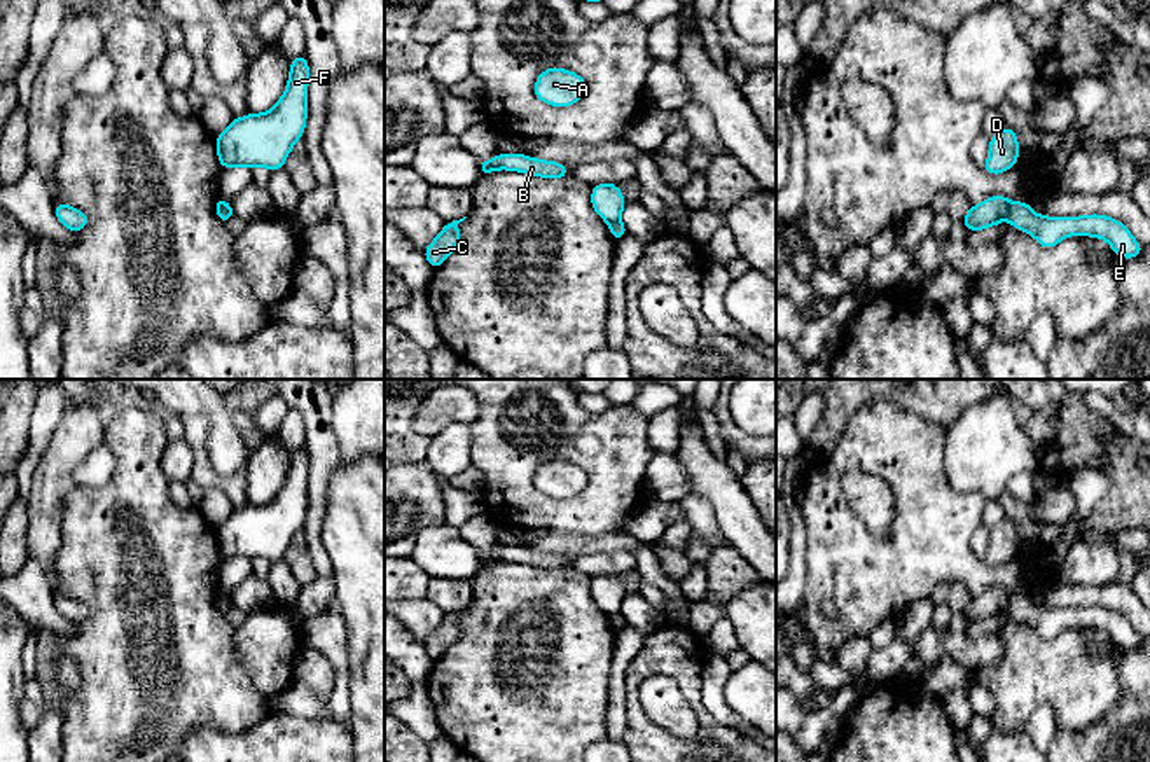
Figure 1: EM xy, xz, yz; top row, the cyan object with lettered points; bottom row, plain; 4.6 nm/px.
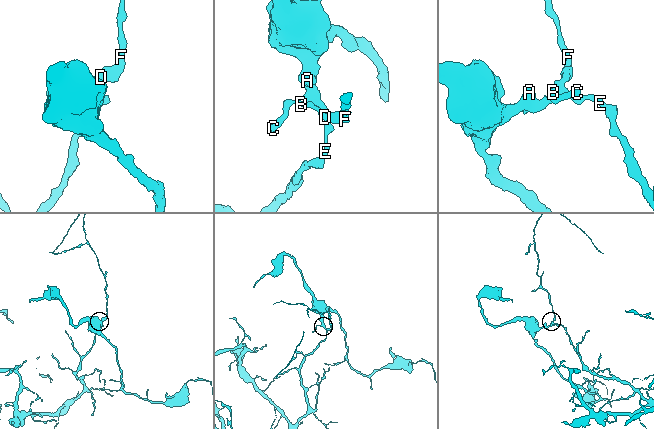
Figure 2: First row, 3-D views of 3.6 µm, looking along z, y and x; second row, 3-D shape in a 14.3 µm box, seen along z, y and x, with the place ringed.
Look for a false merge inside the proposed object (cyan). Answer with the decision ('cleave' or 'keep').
cleave

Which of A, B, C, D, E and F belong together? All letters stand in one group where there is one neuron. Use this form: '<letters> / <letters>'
A B C D F / E

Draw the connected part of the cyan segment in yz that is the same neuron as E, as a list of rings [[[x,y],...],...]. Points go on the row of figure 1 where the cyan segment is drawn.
[[[1022,201],[1010,203],[1008,218],[1014,229],[1029,232],[1043,248],[1054,248],[1066,236],[1082,234],[1106,239],[1124,259],[1140,257],[1143,250],[1122,222],[1099,213],[1042,217],[1029,208],[1028,201]]]

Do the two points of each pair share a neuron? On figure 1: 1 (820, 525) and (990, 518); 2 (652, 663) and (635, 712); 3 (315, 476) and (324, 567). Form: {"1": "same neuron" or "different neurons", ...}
{"1": "different neurons", "2": "same neuron", "3": "same neuron"}

